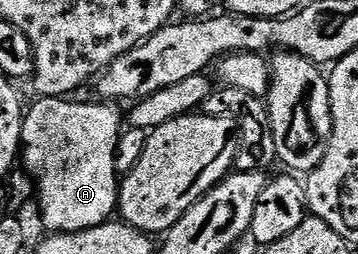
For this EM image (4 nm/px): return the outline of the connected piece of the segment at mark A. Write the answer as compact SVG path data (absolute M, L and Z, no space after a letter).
M38 98L35 104L29 105L26 113L26 121L22 127L22 151L21 159L26 160L25 171L32 177L36 185L36 199L38 198L38 208L42 211L42 224L50 234L61 234L64 232L83 232L89 228L95 228L101 224L107 223L110 216L119 211L120 208L120 173L116 164L118 154L118 140L124 131L124 116L118 113L119 105L114 102L97 102L98 104L73 104L70 98Z

